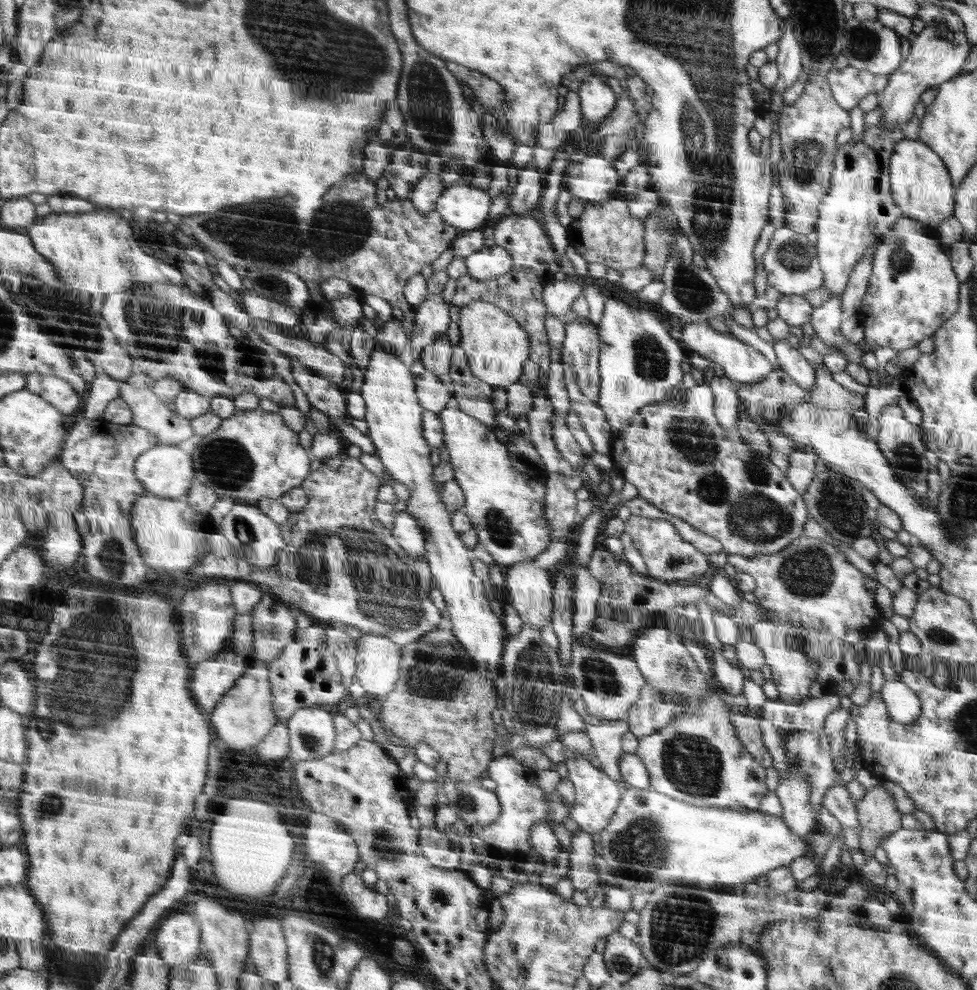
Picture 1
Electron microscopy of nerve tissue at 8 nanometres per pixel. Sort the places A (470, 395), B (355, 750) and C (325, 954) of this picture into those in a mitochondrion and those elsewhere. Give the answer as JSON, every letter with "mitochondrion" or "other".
{"A":"mitochondrion","B":"other","C":"mitochondrion"}

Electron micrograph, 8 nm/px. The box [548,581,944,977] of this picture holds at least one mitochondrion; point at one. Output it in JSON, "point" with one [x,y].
{"point":[680,927]}

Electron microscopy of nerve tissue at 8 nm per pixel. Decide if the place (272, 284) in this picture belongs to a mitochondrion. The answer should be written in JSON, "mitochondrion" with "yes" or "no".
{"mitochondrion":"yes"}

